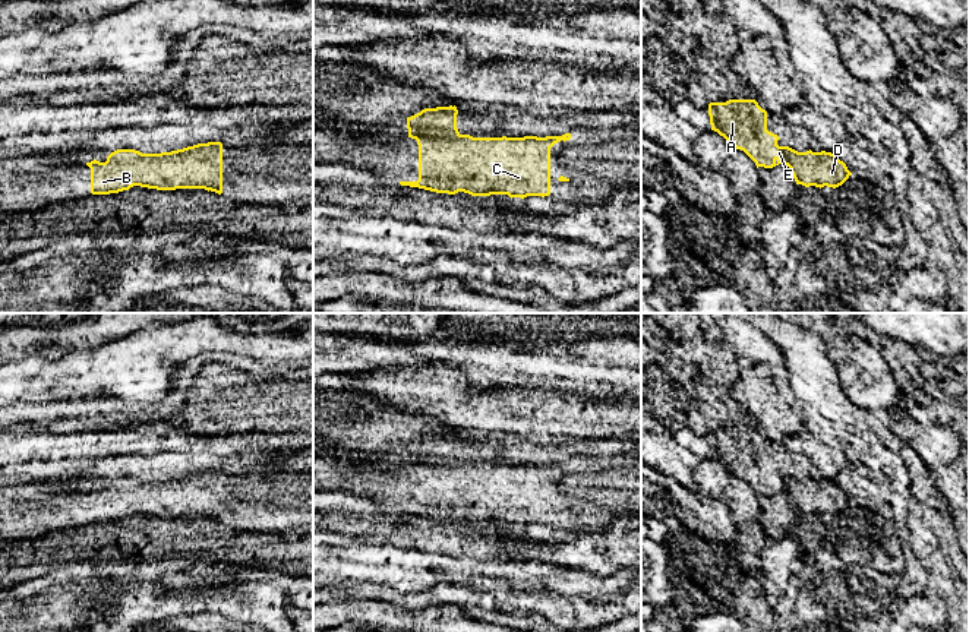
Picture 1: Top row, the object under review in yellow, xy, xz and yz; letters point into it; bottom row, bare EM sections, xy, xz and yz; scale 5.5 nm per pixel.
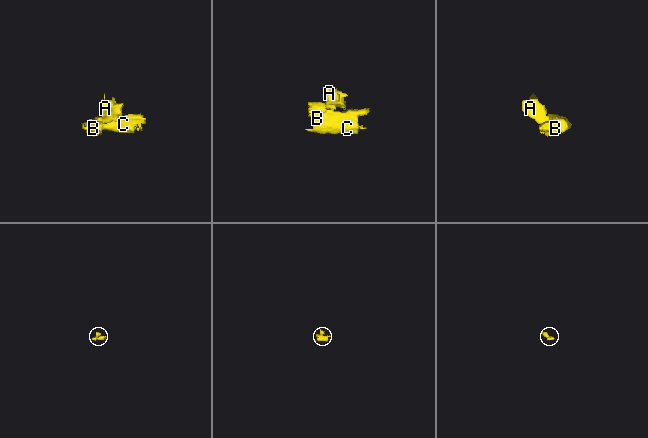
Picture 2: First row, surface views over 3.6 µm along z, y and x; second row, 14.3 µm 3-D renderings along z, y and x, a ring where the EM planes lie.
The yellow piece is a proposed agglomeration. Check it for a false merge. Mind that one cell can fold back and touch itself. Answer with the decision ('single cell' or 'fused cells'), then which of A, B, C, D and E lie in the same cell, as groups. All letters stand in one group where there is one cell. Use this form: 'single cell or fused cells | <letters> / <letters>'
single cell | A B C D E

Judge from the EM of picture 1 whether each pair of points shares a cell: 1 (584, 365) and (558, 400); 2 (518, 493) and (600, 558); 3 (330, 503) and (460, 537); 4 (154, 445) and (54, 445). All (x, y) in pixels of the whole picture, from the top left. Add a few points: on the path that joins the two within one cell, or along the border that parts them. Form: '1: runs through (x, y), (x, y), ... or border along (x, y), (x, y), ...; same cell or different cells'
1: border along (542, 388), (568, 394); different cells
2: border along (574, 530), (606, 531); different cells
3: runs through (362, 525), (378, 525), (428, 536); same cell
4: runs through (129, 444), (79, 445); same cell

